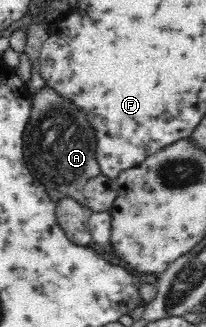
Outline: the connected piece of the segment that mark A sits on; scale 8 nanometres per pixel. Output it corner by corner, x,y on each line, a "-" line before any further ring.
45,85
30,94
30,101
31,116
22,136
24,161
30,173
46,189
63,192
65,197
74,198
86,207
82,188
90,178
101,175
95,127
86,118
84,111
73,103
73,99
67,100
52,86

